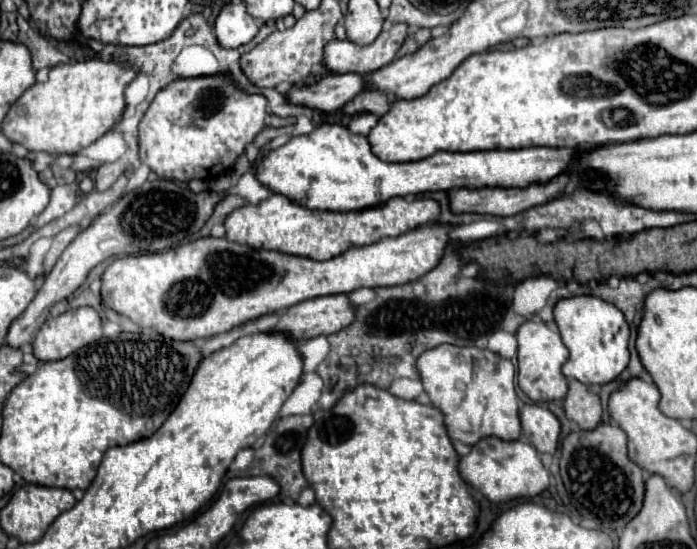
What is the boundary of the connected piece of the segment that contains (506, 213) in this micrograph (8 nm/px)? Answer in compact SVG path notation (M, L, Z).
M560 175L556 179L552 179L550 183L546 185L530 185L526 189L452 189L448 191L448 201L450 201L450 209L452 213L480 213L480 215L496 215L496 217L510 217L510 215L516 215L524 209L530 209L534 205L540 205L540 203L546 203L550 197L558 195L564 191L564 187L568 185L570 177L568 175Z

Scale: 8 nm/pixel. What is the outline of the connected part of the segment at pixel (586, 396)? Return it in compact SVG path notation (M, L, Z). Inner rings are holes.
M572 379L568 383L568 393L564 397L564 411L566 417L574 421L580 429L596 429L602 421L602 403L598 391Z

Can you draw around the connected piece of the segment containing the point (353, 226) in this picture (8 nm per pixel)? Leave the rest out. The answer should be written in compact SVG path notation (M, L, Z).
M272 193L268 199L260 201L258 205L244 205L240 209L234 209L226 217L224 227L226 227L226 239L236 243L246 243L258 249L286 251L288 255L326 261L352 247L372 245L380 239L398 237L420 225L434 223L438 215L440 215L440 207L432 199L414 199L408 203L404 197L394 197L378 207L334 213L334 211L308 211L306 207L292 203L284 195Z

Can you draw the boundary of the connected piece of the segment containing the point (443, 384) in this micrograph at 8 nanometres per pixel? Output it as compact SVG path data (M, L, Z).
M442 345L420 355L418 371L432 405L444 413L450 439L476 445L486 437L516 441L522 435L520 405L514 387L516 369L510 359L498 357L490 349Z

